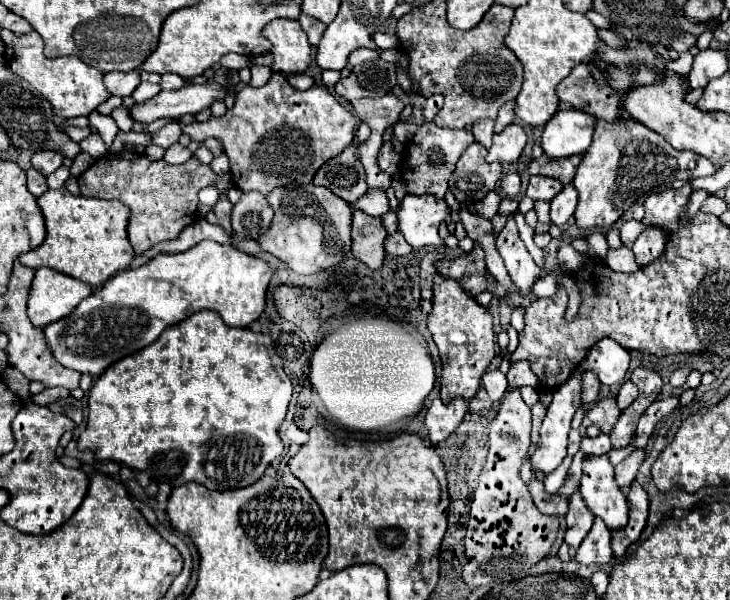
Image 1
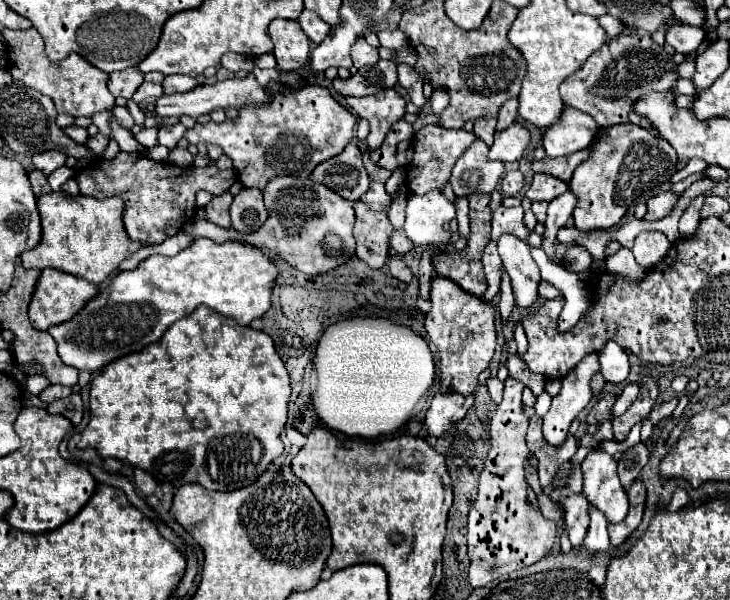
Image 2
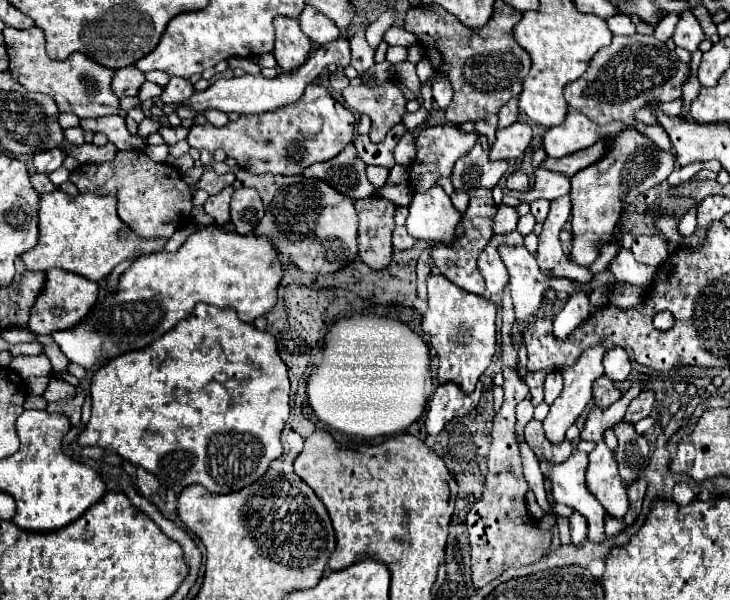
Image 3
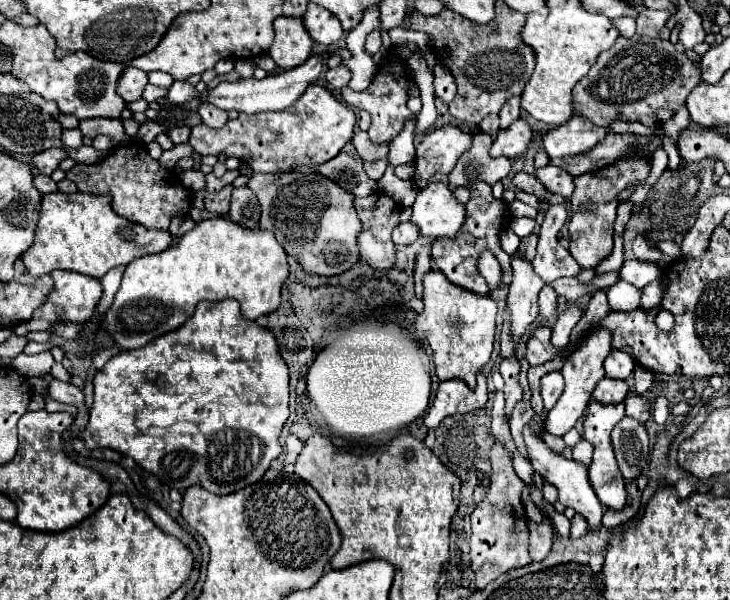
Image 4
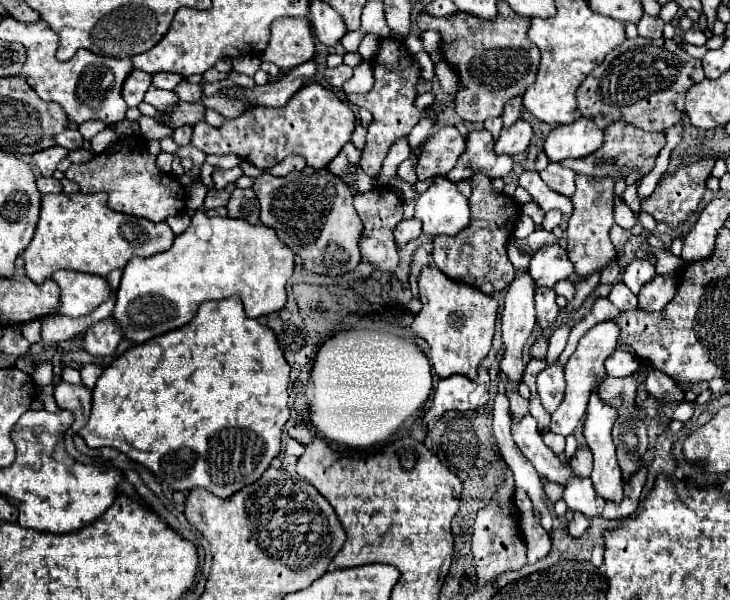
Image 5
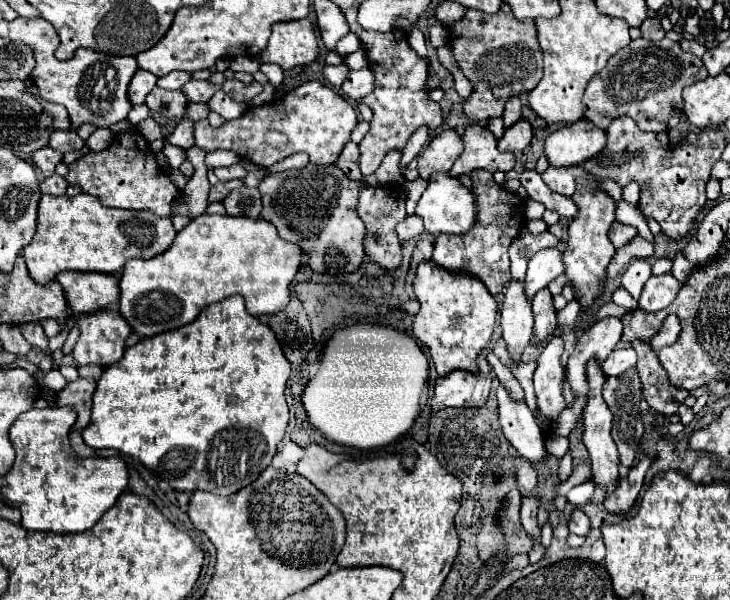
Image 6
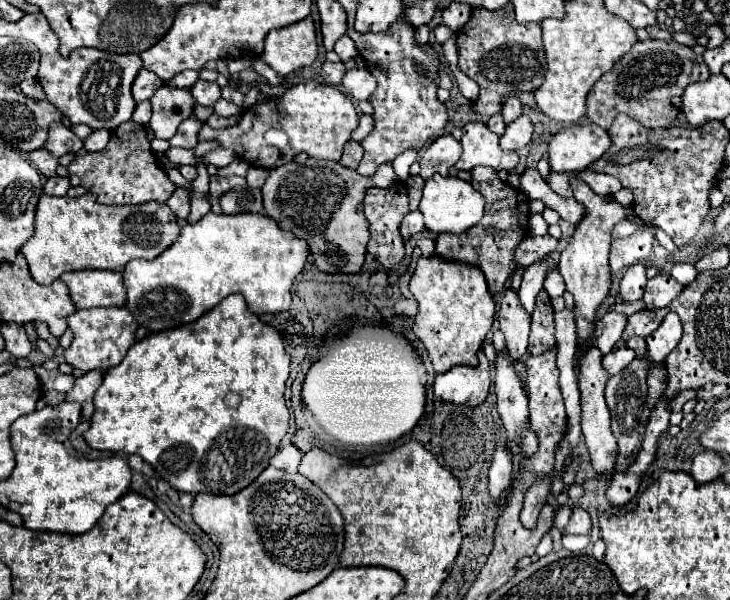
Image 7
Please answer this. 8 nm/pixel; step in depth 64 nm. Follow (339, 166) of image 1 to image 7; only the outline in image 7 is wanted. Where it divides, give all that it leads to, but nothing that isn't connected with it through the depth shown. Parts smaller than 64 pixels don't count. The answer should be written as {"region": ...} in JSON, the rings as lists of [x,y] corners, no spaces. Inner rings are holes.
{"region":[[[348,140],[346,142],[346,146],[344,146],[344,154],[342,154],[342,160],[340,160],[340,164],[344,164],[346,168],[352,168],[352,170],[356,170],[358,168],[358,164],[360,164],[360,160],[362,160],[362,146],[358,144],[358,142],[354,142],[354,140]]]}

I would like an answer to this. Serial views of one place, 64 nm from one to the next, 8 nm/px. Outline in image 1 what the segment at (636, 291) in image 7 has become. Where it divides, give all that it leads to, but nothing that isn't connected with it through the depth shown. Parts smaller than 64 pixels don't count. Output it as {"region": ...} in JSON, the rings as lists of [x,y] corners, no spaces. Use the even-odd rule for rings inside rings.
{"region":[[[610,248],[606,254],[606,264],[614,270],[614,272],[636,272],[638,264],[634,260],[634,252],[630,248]]]}

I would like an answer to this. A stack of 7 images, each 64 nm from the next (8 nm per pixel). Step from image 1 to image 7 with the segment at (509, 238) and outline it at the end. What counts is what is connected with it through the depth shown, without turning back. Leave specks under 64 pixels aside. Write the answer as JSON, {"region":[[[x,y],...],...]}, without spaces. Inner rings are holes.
{"region":[[[508,288],[504,292],[498,322],[500,330],[506,336],[506,346],[510,356],[518,360],[528,348],[528,334],[530,334],[530,314],[526,314],[524,308],[520,308],[518,290]]]}

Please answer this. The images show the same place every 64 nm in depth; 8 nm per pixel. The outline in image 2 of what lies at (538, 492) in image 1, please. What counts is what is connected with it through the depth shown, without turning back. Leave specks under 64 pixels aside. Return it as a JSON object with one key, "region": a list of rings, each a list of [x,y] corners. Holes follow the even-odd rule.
{"region":[[[544,492],[538,494],[538,506],[540,506],[540,512],[544,518],[550,518],[554,522],[558,522],[562,518],[562,510],[558,506],[558,502],[554,502],[550,496],[546,496]]]}

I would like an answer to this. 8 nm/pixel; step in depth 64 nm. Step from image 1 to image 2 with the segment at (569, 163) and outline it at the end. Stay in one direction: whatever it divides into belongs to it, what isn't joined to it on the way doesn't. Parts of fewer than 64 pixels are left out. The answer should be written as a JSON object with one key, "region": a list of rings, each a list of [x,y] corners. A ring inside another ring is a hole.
{"region":[[[588,148],[586,150],[580,150],[580,152],[574,152],[572,156],[562,156],[562,158],[542,158],[542,160],[536,160],[532,162],[532,170],[534,172],[544,172],[544,174],[552,174],[564,182],[568,182],[574,174],[574,168],[584,162],[588,158]]]}

